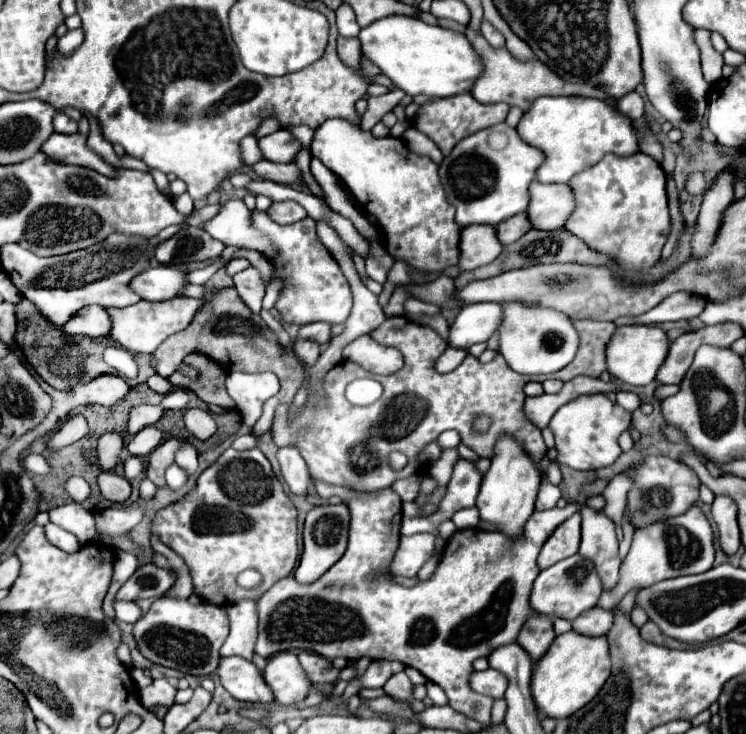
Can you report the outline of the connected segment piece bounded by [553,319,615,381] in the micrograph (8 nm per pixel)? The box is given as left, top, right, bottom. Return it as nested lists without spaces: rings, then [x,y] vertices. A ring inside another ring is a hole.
[[[571,319],[571,323],[581,335],[581,345],[579,345],[579,351],[573,363],[569,363],[563,371],[557,371],[553,379],[569,381],[577,375],[599,377],[607,369],[605,347],[611,335],[615,333],[613,323],[591,321],[591,319]]]

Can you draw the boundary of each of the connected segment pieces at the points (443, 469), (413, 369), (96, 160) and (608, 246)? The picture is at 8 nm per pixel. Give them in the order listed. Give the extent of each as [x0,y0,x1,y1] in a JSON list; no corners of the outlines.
[[429,447,459,485],[271,319,547,491],[41,133,117,177],[567,153,671,269]]

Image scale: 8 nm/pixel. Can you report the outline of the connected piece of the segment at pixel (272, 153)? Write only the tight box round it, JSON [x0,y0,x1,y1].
[259,129,301,163]

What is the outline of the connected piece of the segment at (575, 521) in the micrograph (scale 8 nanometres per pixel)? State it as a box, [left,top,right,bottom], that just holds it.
[537,513,581,569]

